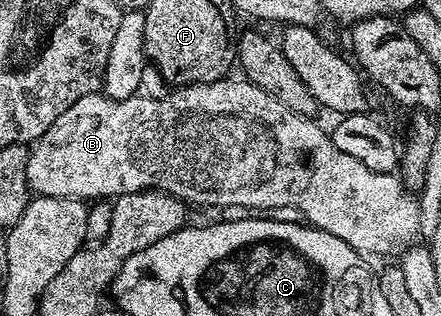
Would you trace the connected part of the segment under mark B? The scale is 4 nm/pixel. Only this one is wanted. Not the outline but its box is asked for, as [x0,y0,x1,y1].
[27,79,420,255]

